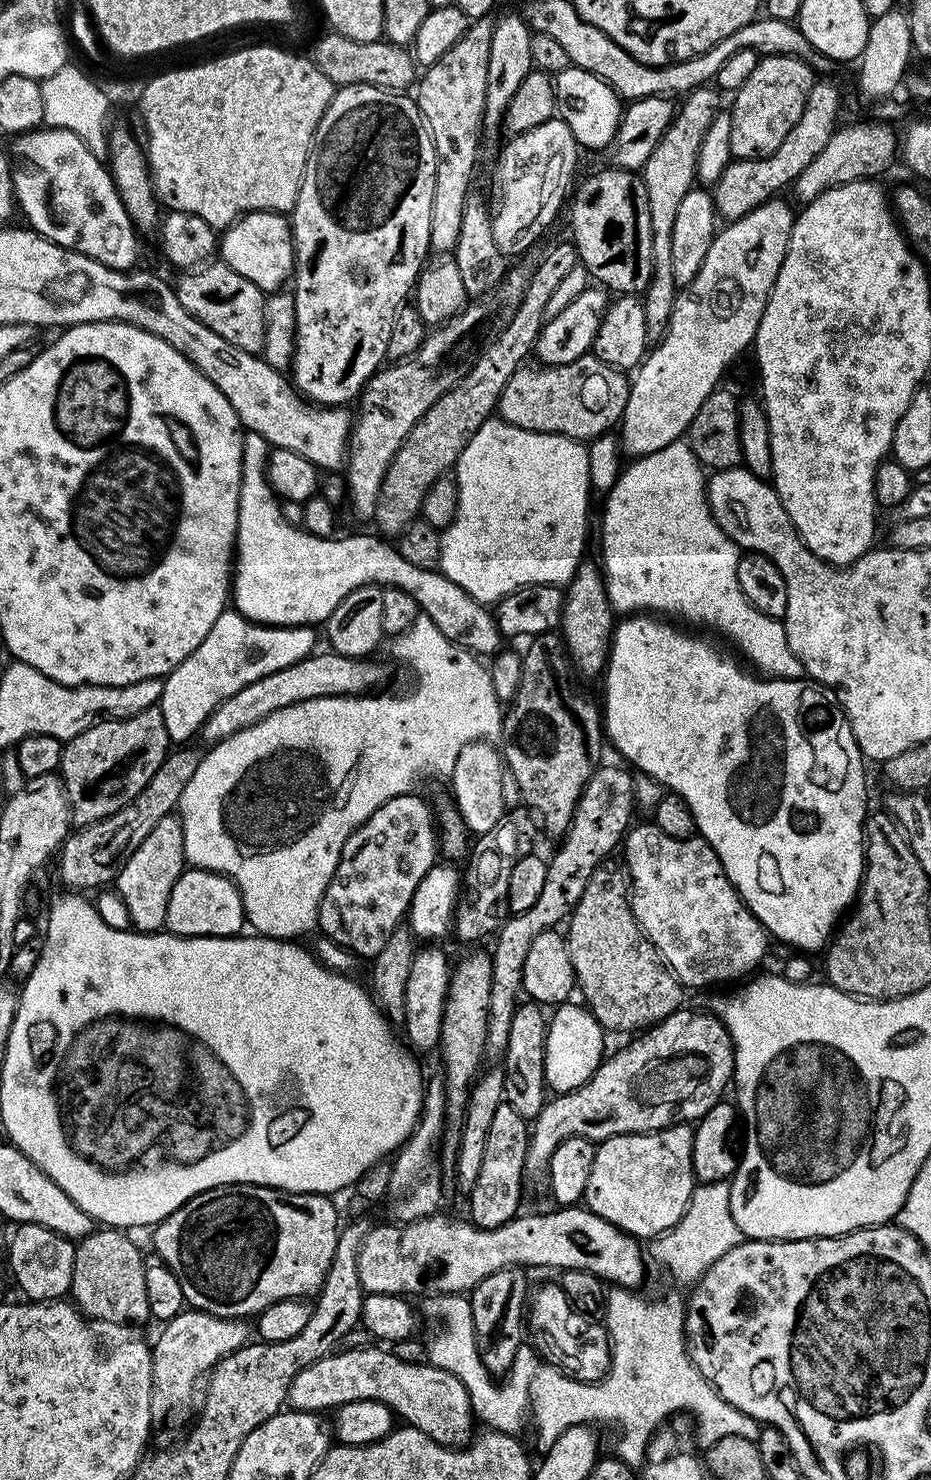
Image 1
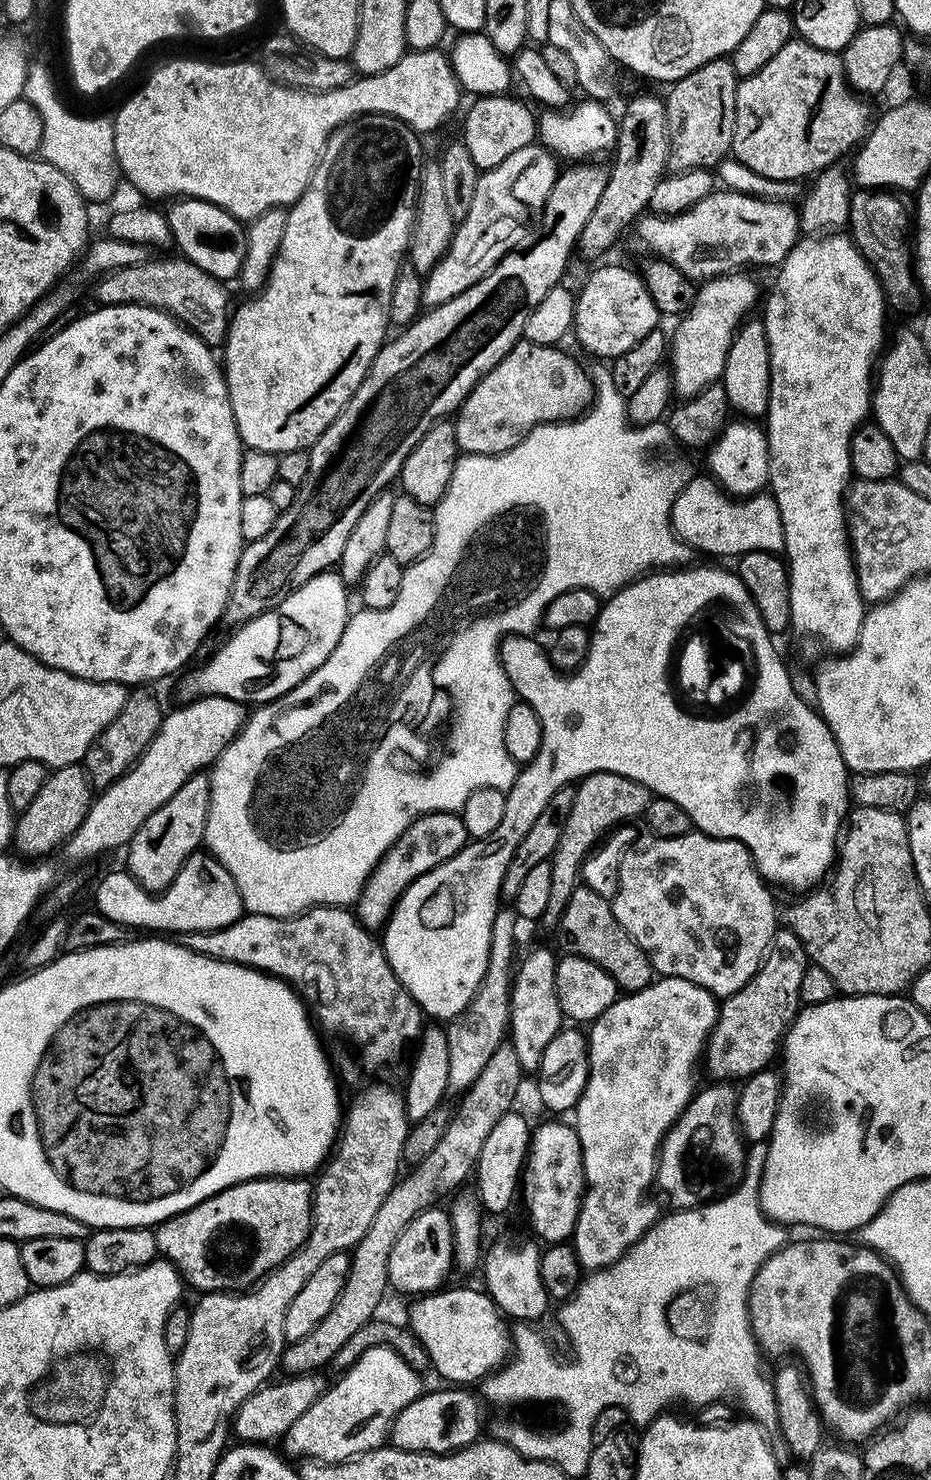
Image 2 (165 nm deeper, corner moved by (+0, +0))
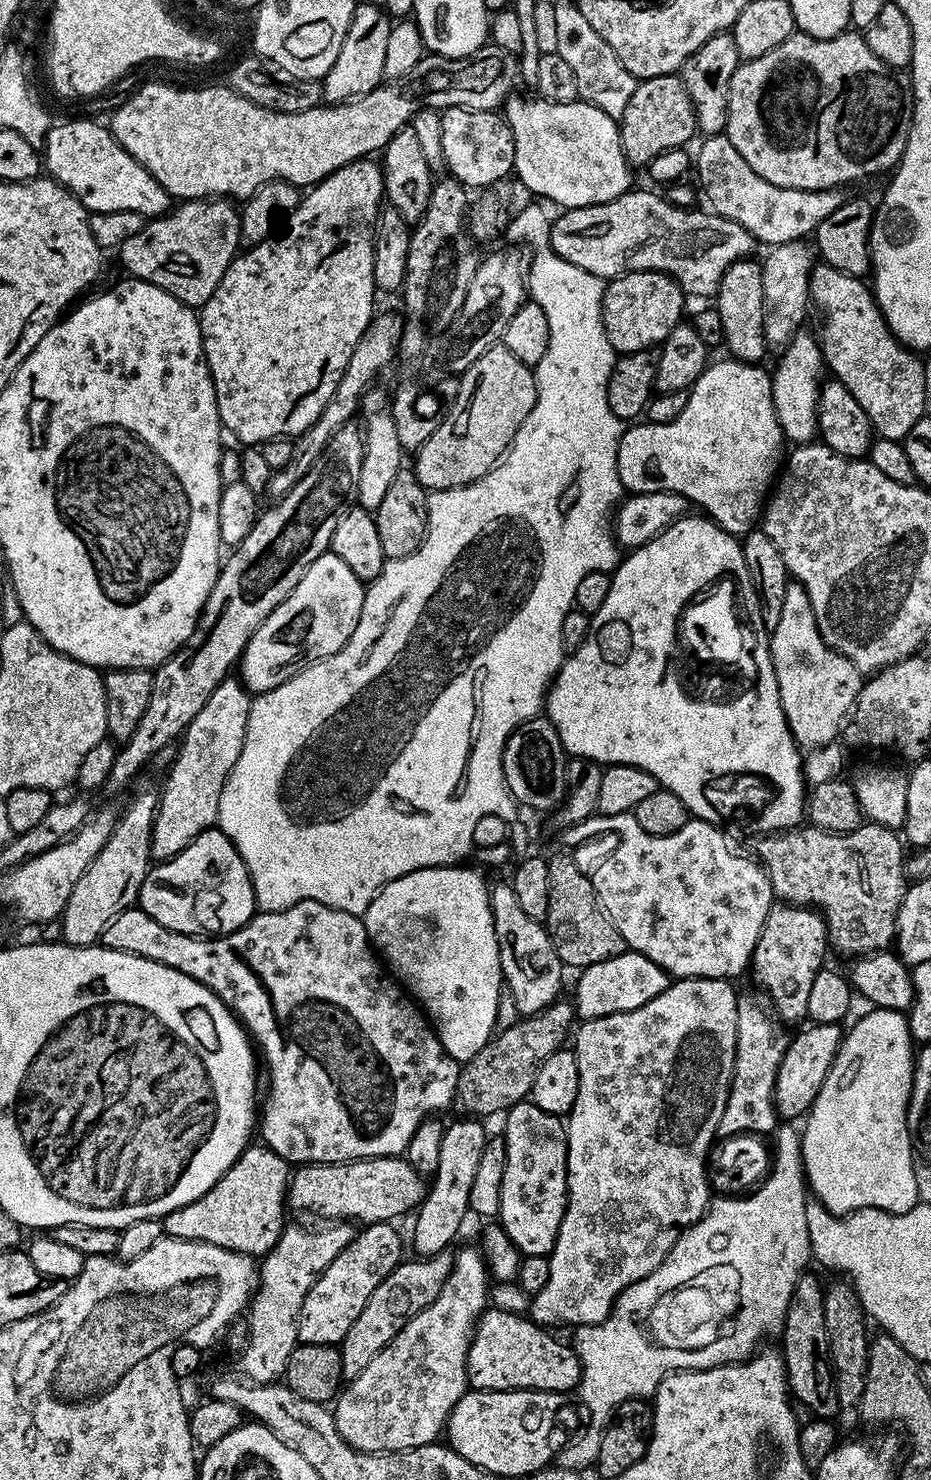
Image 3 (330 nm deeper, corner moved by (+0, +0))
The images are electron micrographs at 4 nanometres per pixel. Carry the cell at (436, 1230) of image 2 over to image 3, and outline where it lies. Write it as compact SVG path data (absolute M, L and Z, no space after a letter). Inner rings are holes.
M457 1119L445 1127L438 1170L431 1177L430 1187L414 1212L416 1225L412 1228L412 1244L420 1251L421 1257L438 1254L449 1247L453 1243L451 1240L459 1234L464 1224L464 1215L470 1212L470 1186L474 1186L474 1174L478 1174L480 1155L490 1139L489 1133L484 1133L480 1125L483 1123L479 1119Z

